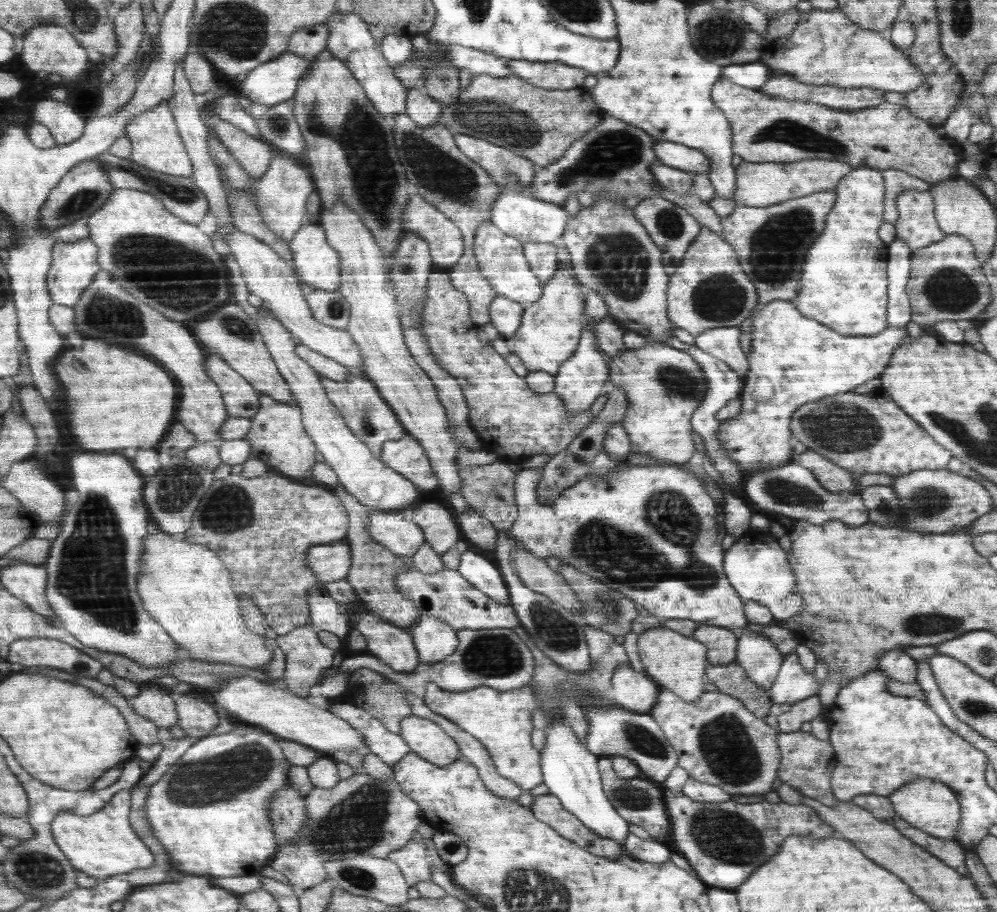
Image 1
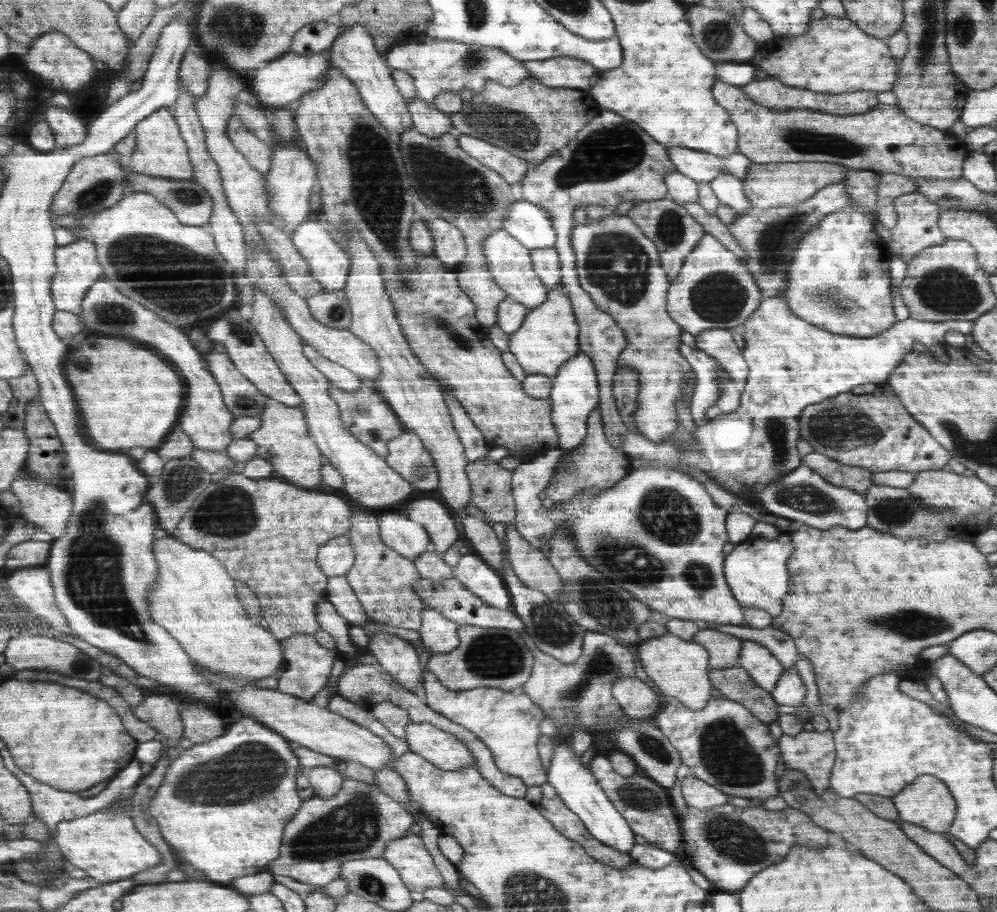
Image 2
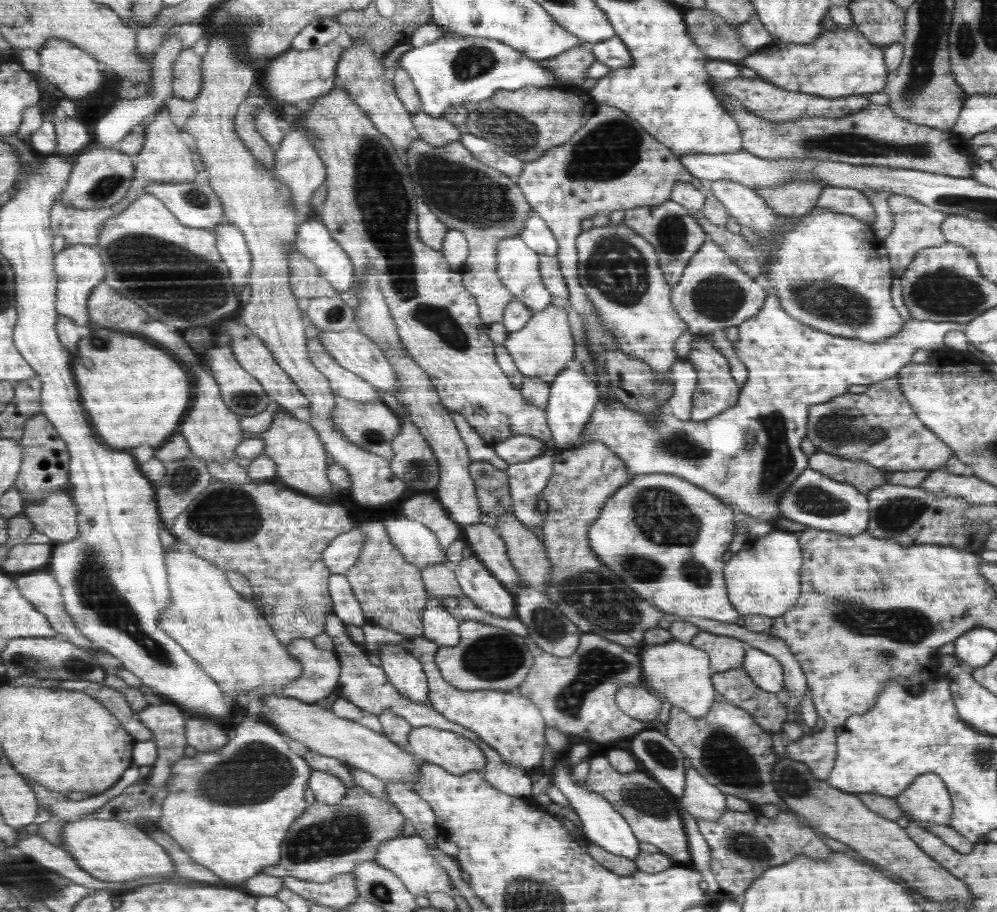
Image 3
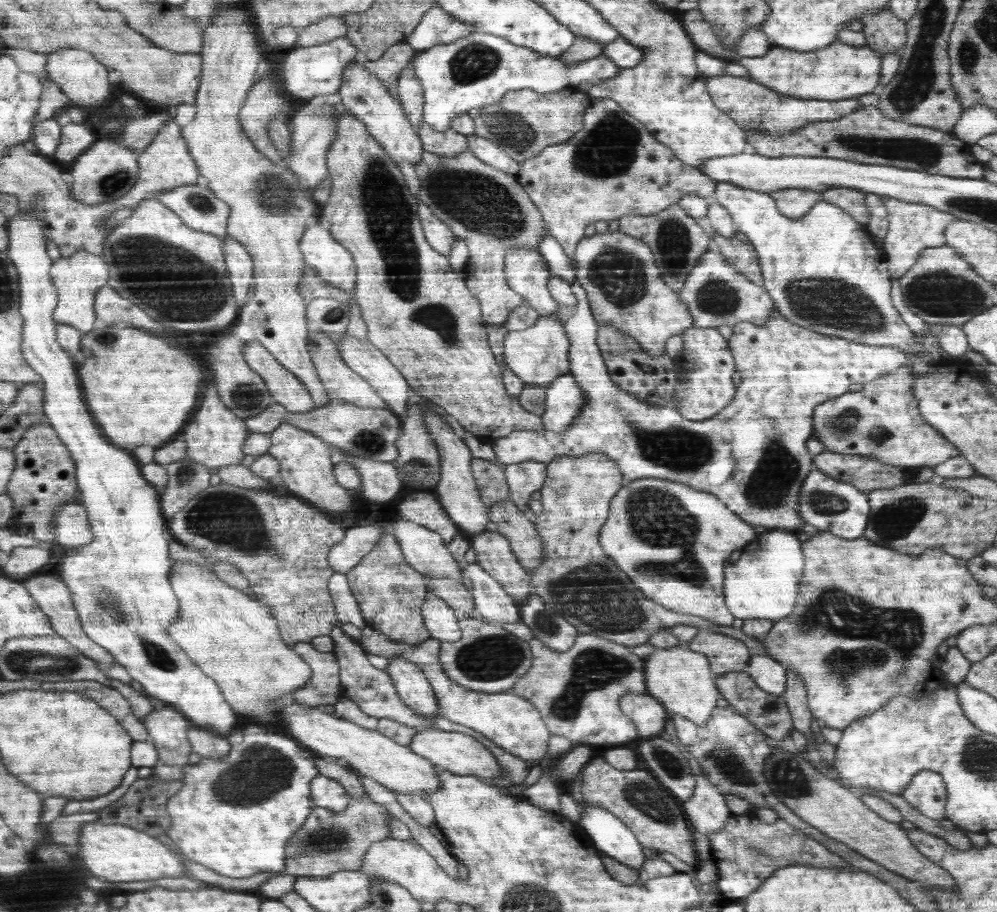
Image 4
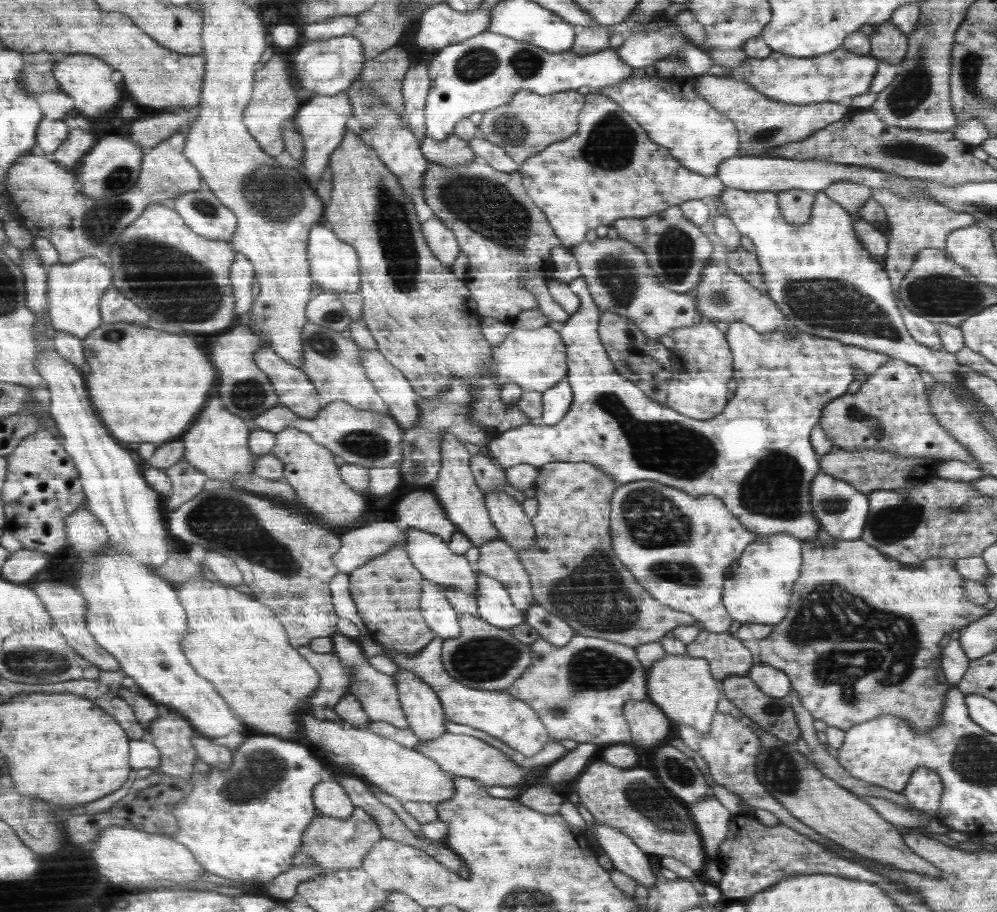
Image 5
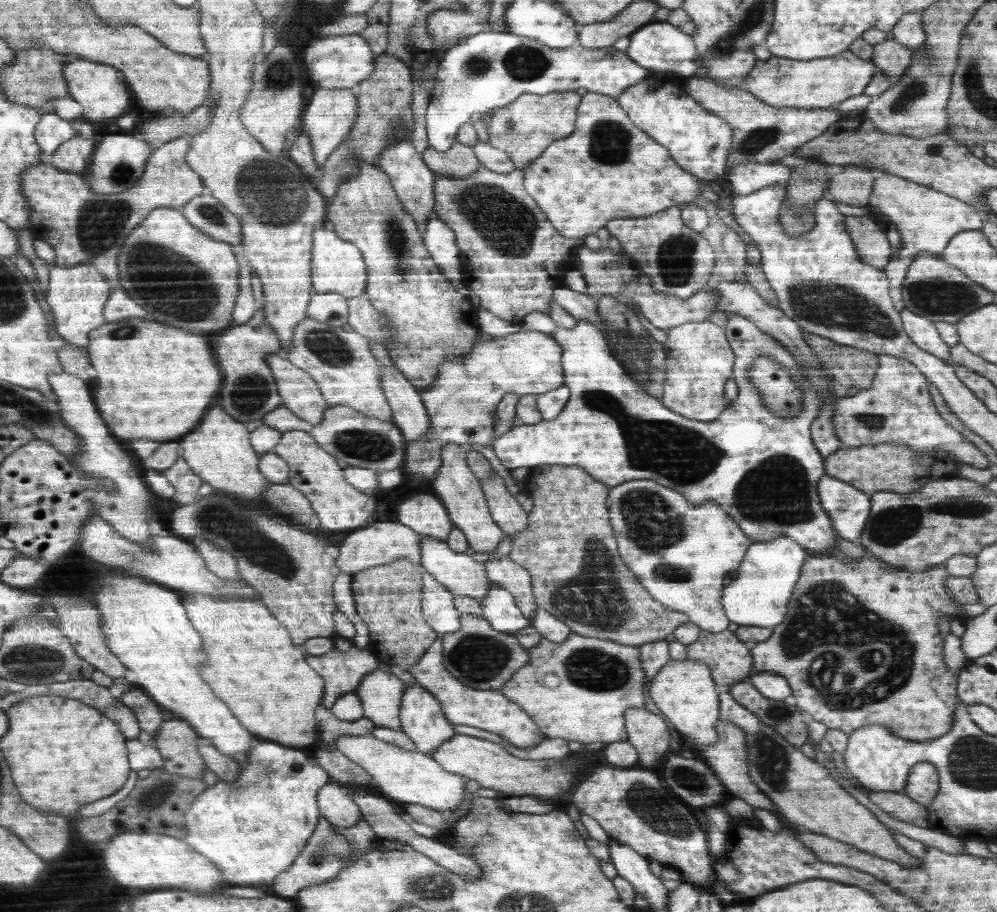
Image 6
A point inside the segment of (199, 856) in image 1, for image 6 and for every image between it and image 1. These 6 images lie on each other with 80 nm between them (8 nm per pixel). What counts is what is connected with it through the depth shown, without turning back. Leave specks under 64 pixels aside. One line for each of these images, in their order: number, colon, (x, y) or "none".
2: (224, 805)
3: (230, 809)
4: (235, 814)
5: (247, 822)
6: (254, 828)

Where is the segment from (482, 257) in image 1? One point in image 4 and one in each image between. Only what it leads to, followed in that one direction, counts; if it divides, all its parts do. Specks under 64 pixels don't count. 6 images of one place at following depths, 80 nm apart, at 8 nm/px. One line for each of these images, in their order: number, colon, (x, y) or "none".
2: (511, 265)
3: (519, 267)
4: (527, 272)

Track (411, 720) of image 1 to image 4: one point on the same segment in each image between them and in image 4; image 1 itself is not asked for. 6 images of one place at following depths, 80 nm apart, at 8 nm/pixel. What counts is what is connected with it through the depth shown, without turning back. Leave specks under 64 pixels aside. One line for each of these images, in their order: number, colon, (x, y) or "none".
2: (439, 747)
3: (455, 753)
4: (463, 755)

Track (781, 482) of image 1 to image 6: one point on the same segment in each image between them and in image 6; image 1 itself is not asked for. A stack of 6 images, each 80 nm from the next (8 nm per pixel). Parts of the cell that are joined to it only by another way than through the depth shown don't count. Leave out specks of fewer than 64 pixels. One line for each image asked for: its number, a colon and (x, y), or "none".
2: (803, 496)
3: (826, 504)
4: (829, 504)
5: (843, 510)
6: (849, 509)

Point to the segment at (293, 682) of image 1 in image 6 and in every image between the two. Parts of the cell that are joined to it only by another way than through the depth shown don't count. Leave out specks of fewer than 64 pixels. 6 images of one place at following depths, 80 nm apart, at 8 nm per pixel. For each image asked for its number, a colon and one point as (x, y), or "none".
2: (309, 665)
3: (321, 668)
4: (324, 688)
5: (335, 678)
6: (342, 672)

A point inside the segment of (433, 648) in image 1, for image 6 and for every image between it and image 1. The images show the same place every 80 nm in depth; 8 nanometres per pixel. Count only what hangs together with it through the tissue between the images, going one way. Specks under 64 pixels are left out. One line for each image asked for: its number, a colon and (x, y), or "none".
2: (439, 635)
3: (439, 625)
4: (440, 618)
5: (443, 619)
6: (438, 607)

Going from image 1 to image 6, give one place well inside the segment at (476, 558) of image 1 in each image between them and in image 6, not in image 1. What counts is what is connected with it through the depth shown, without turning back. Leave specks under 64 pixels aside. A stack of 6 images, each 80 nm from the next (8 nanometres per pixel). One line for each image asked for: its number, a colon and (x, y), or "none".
2: (478, 576)
3: (476, 581)
4: (492, 603)
5: (494, 605)
6: (499, 607)

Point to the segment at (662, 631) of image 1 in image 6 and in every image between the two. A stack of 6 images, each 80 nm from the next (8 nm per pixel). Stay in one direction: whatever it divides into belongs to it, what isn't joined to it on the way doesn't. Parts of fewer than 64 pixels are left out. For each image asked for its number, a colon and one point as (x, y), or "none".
2: (680, 669)
3: (681, 672)
4: (680, 678)
5: (683, 687)
6: (685, 692)

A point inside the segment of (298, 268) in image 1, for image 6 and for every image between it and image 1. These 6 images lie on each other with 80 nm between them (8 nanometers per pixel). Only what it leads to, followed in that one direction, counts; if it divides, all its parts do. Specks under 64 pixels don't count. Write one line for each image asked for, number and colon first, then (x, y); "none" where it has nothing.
2: (328, 263)
3: (314, 241)
4: (335, 265)
5: (335, 264)
6: (338, 266)

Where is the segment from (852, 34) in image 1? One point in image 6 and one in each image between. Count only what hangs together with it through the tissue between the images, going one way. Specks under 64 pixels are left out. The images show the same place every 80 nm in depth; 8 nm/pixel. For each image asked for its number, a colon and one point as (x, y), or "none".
2: (835, 56)
3: (842, 62)
4: (838, 71)
5: (836, 77)
6: (824, 82)

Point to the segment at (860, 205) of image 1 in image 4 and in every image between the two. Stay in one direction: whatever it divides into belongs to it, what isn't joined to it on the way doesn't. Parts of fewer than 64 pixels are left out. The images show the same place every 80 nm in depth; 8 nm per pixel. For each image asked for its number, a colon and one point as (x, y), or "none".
2: (838, 280)
3: (831, 273)
4: (825, 274)

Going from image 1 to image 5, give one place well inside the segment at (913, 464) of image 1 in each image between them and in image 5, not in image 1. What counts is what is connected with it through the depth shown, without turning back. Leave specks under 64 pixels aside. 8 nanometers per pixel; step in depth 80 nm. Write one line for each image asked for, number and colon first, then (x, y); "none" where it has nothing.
2: (875, 431)
3: (880, 427)
4: (883, 421)
5: (892, 411)

